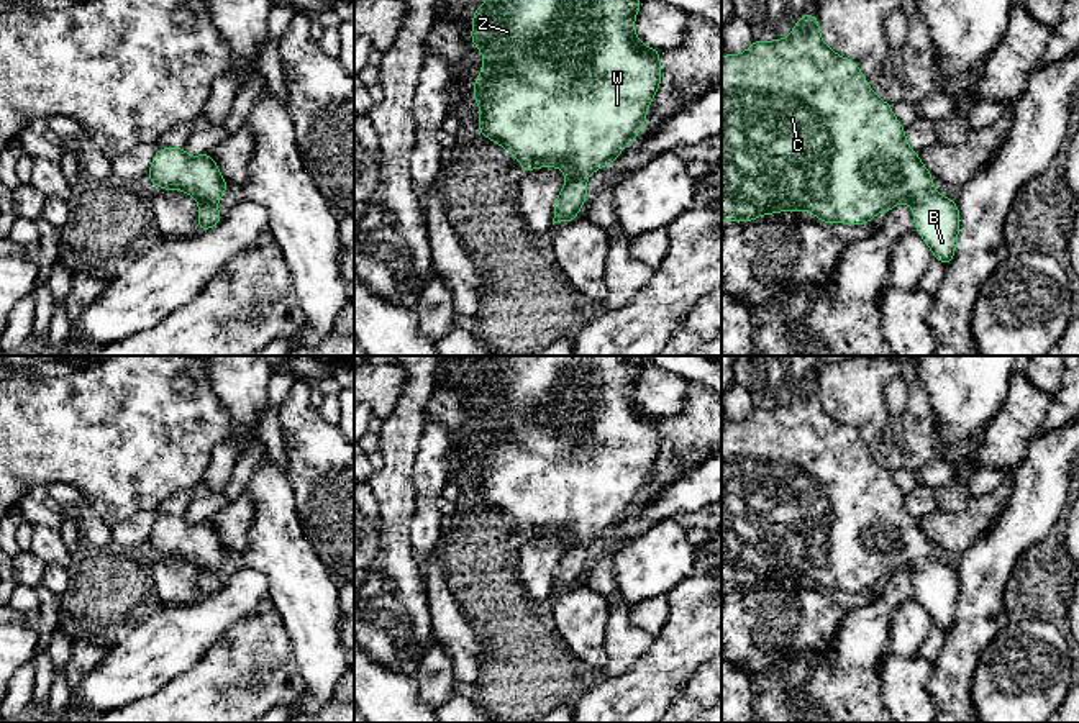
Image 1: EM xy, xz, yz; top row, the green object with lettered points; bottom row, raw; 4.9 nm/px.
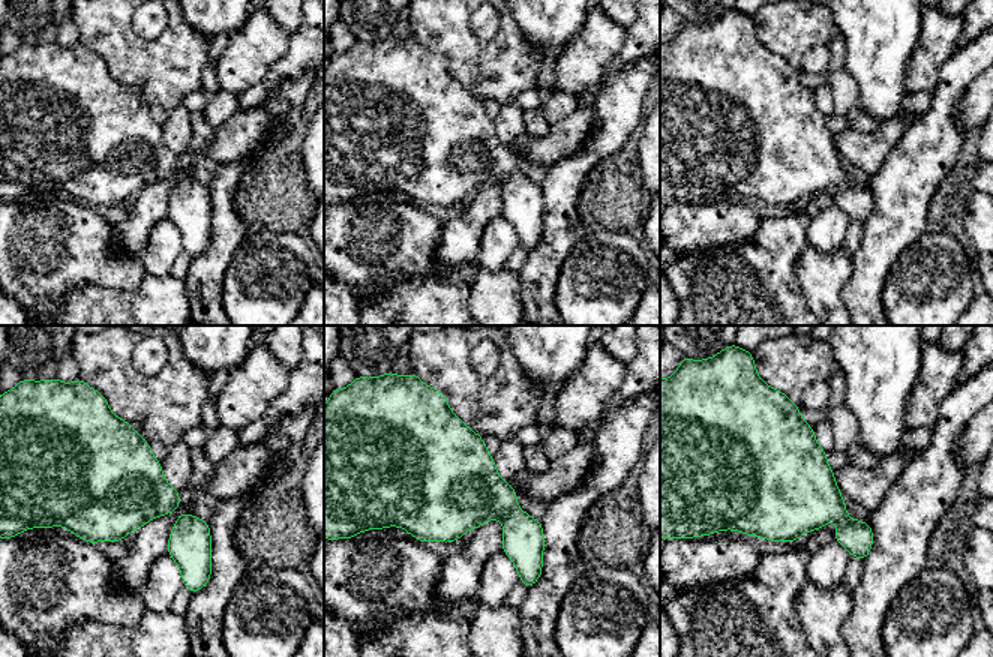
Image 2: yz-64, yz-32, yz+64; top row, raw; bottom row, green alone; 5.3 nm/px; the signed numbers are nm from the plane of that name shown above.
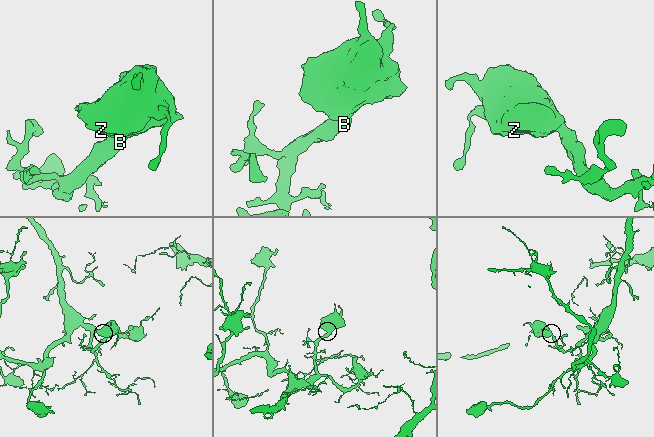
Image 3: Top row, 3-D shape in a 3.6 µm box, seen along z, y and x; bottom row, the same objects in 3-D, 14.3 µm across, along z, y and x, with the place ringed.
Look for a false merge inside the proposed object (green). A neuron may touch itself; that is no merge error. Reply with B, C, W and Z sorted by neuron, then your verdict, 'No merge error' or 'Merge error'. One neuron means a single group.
Groups: B C W Z. No merge error

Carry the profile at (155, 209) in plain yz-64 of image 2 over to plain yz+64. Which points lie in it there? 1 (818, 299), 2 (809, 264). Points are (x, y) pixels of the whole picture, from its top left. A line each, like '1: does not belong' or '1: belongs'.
1: does not belong
2: does not belong

